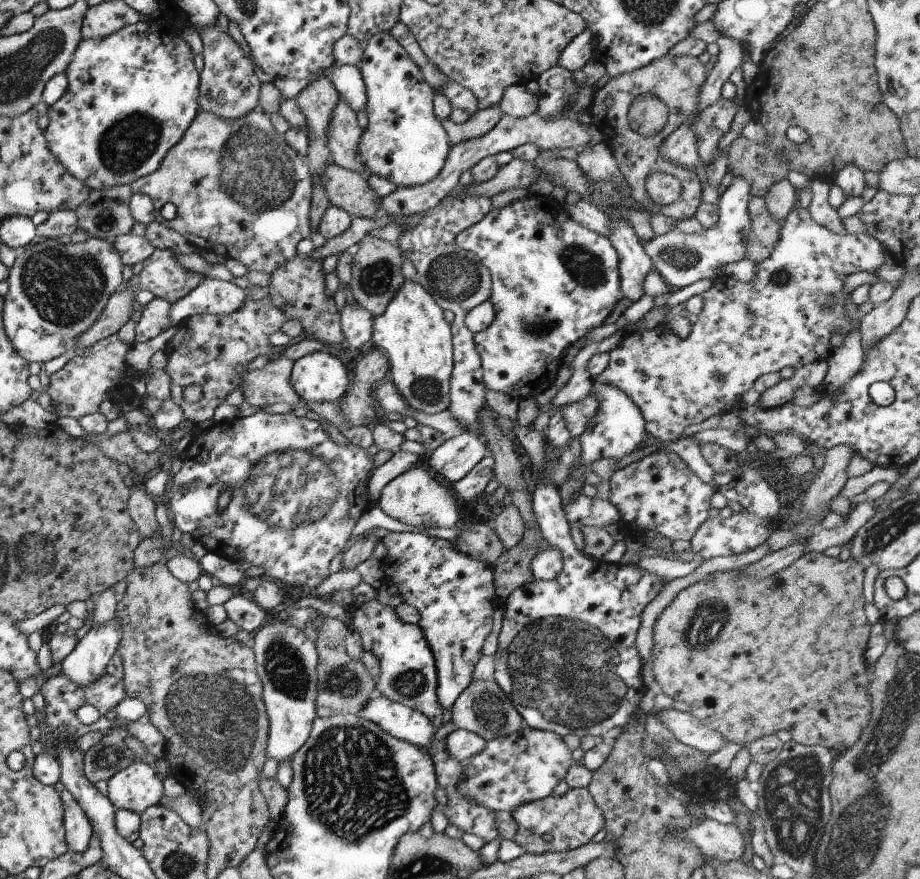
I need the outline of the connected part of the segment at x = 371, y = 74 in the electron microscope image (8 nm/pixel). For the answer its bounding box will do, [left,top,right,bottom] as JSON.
[356,33,451,188]

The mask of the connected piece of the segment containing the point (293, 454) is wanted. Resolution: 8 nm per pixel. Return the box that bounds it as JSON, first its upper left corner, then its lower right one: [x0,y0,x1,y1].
[162,409,374,592]

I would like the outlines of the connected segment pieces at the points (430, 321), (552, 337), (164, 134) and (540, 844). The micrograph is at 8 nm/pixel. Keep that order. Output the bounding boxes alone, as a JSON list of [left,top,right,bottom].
[[369,280,453,414],[456,195,622,401],[43,19,198,191],[510,787,604,853]]

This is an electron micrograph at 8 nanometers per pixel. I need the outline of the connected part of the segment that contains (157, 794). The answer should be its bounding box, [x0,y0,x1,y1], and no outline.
[105,760,162,815]

